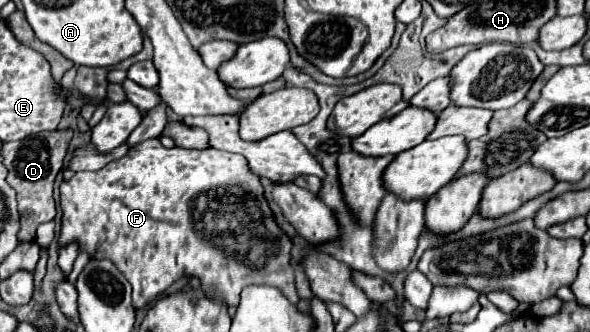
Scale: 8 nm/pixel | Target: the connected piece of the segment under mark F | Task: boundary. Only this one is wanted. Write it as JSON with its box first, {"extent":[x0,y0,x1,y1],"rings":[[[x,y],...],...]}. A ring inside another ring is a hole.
{"extent":[58,139,298,309],"rings":[[[150,139],[144,141],[142,145],[138,145],[138,149],[128,151],[122,159],[110,161],[106,167],[102,167],[100,171],[92,173],[92,171],[78,171],[74,173],[72,179],[64,181],[60,185],[60,209],[62,209],[62,225],[60,225],[60,237],[58,237],[58,249],[66,247],[70,243],[78,243],[78,251],[86,251],[90,255],[90,259],[110,259],[118,271],[130,281],[132,285],[132,299],[134,299],[134,309],[144,309],[150,301],[154,301],[162,291],[166,291],[174,281],[178,281],[182,275],[188,277],[198,277],[202,283],[202,291],[206,297],[210,299],[218,299],[228,307],[236,307],[240,303],[240,291],[246,285],[272,285],[276,289],[282,291],[282,295],[290,301],[290,303],[298,303],[298,293],[294,289],[294,267],[290,265],[292,259],[292,237],[288,237],[276,223],[272,209],[268,207],[268,201],[264,197],[264,187],[260,183],[260,177],[254,175],[248,167],[248,161],[242,155],[234,155],[234,153],[226,153],[226,151],[218,151],[214,147],[210,149],[182,149],[182,147],[172,147],[166,149],[164,145],[160,145],[158,139]]]}

